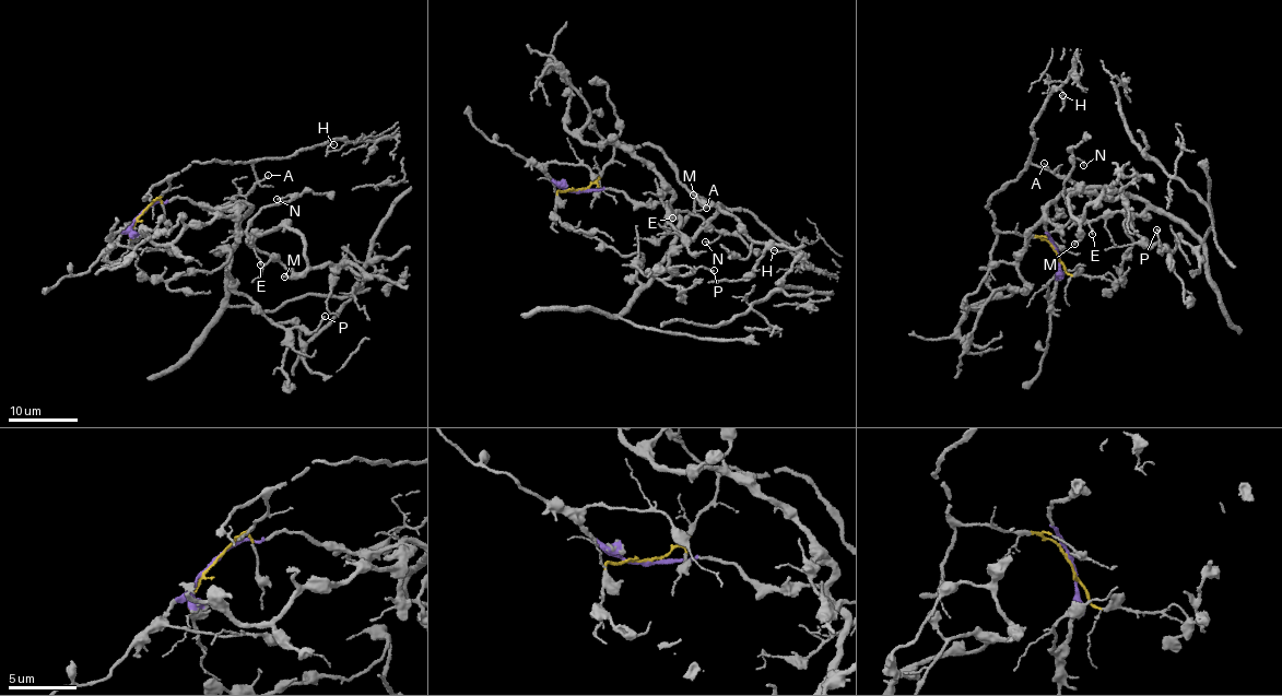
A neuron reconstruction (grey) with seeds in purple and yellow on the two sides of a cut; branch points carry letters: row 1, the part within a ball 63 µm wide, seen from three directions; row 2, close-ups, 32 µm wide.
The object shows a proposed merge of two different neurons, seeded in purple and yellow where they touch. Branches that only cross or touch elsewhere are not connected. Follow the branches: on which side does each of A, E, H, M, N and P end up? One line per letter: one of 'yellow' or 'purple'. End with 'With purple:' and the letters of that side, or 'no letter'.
A: yellow
E: purple
H: yellow
M: purple
N: purple
P: purple
With purple: E, M, N, P

